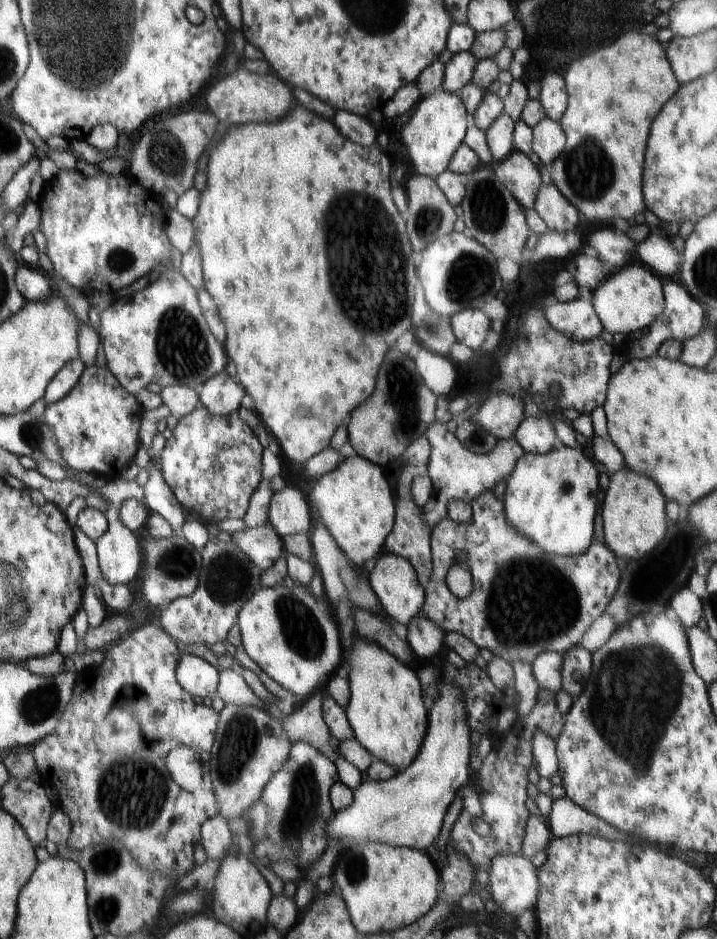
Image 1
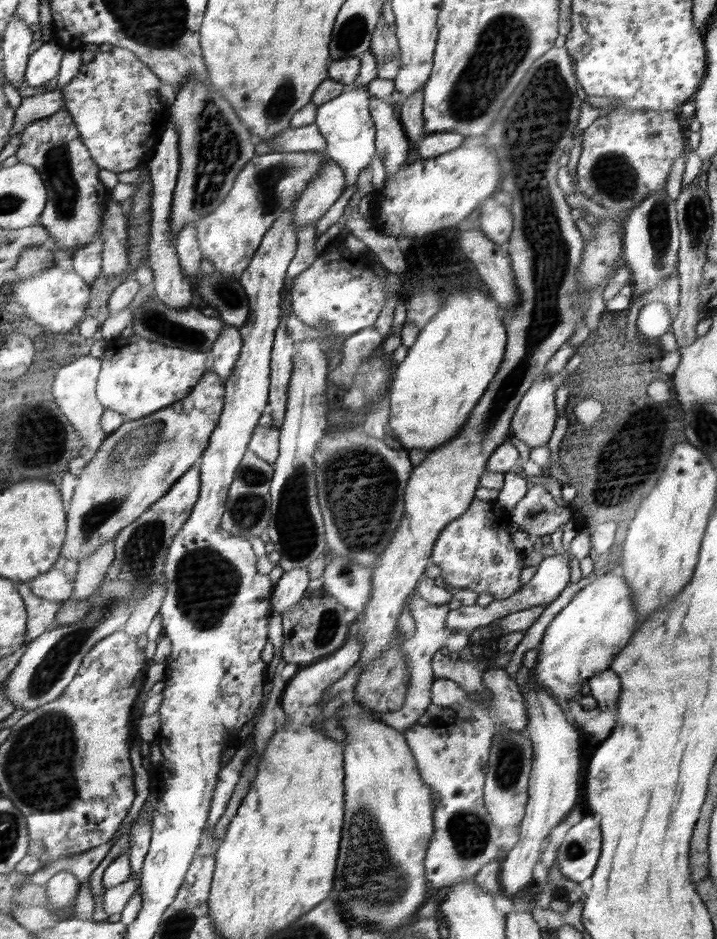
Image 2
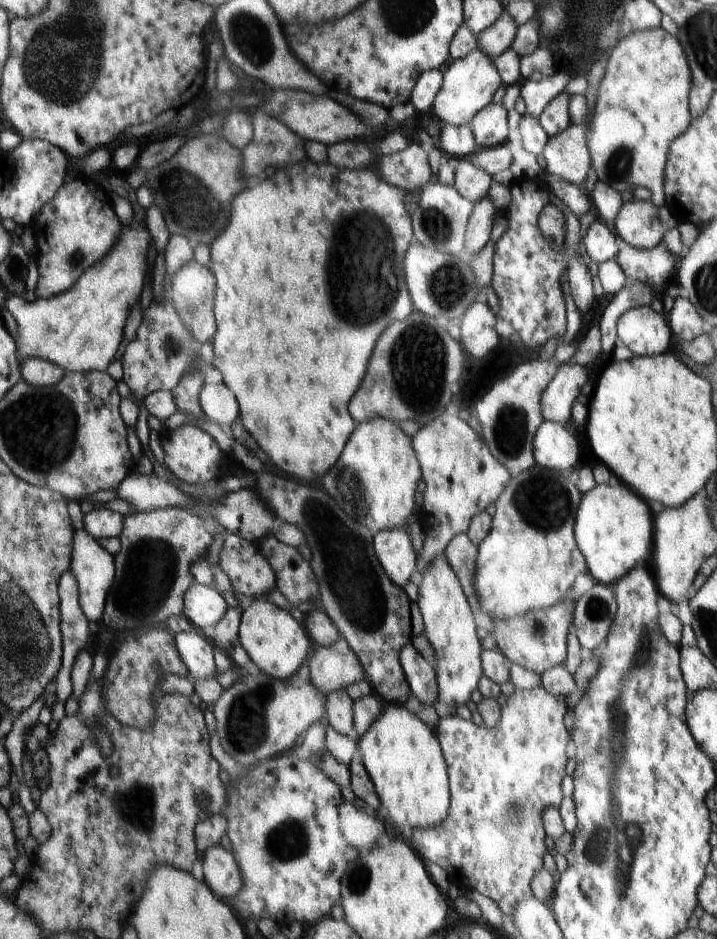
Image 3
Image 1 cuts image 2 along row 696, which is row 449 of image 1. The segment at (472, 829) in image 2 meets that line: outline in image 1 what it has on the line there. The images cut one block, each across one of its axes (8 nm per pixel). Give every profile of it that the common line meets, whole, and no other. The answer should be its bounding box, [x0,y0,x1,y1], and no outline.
[421,418,526,529]

